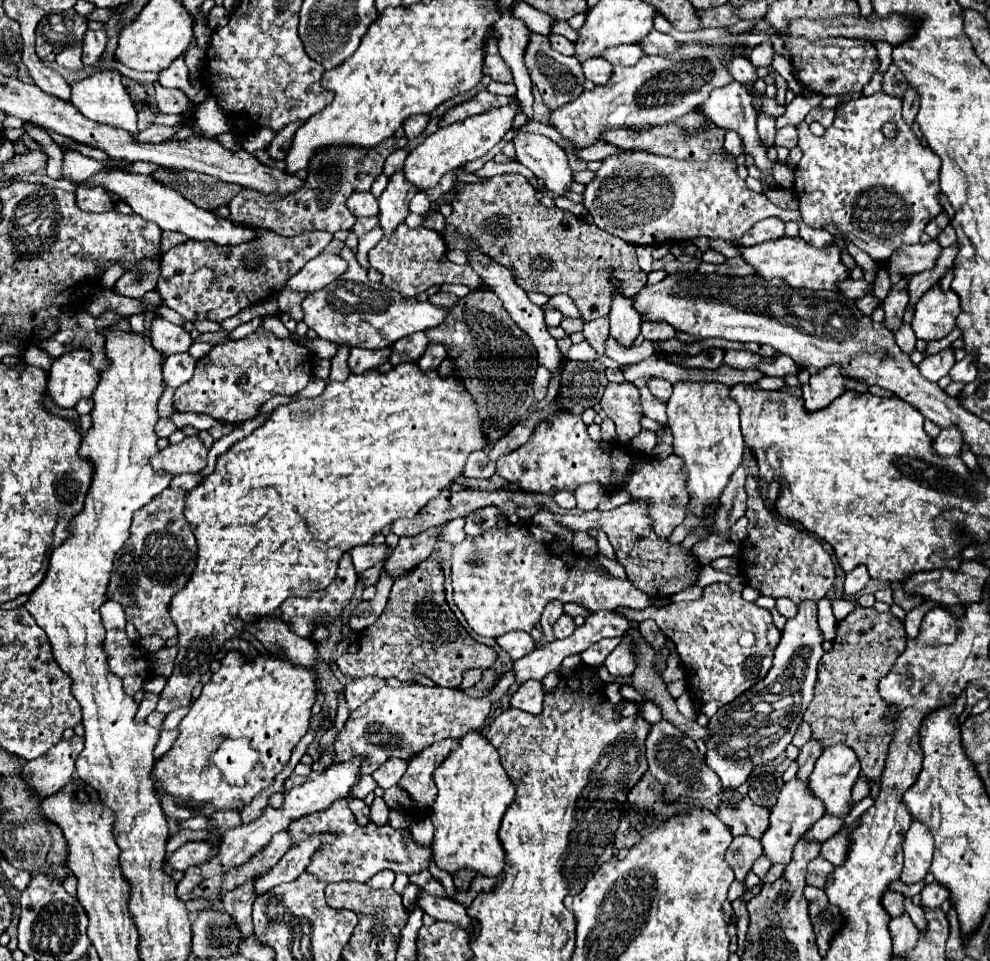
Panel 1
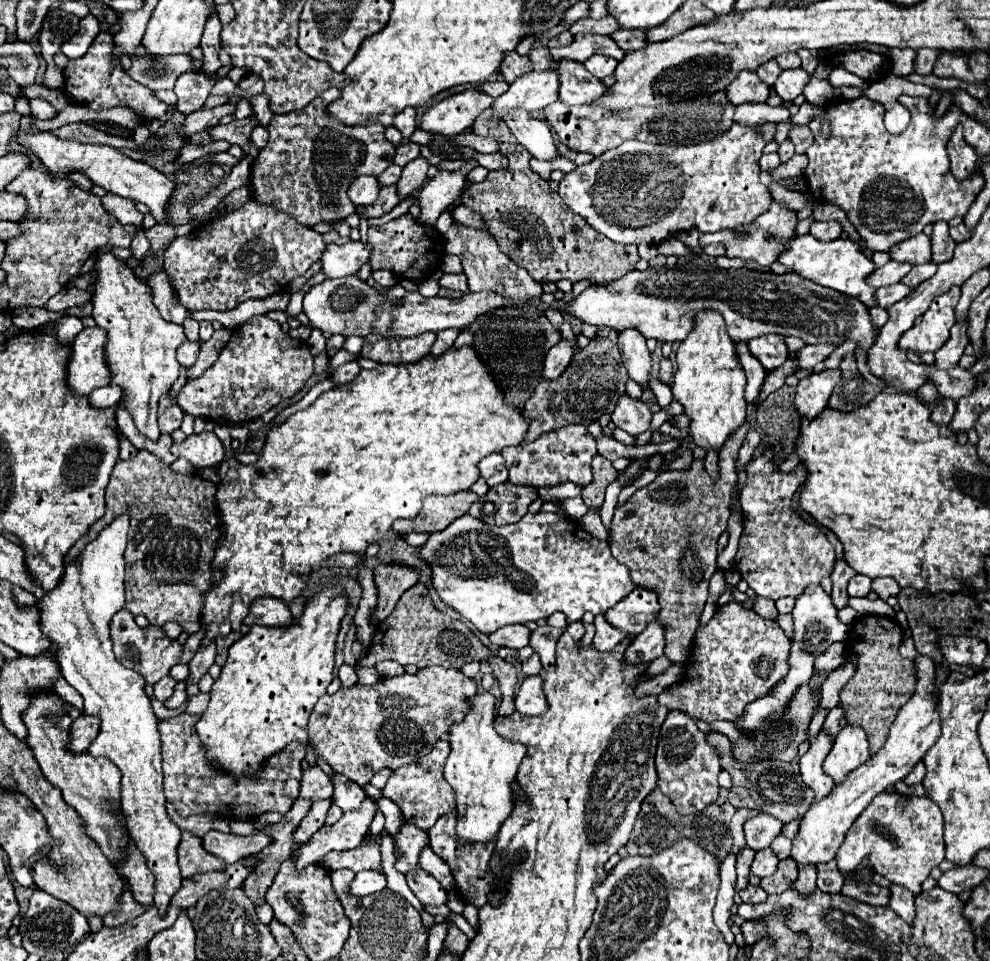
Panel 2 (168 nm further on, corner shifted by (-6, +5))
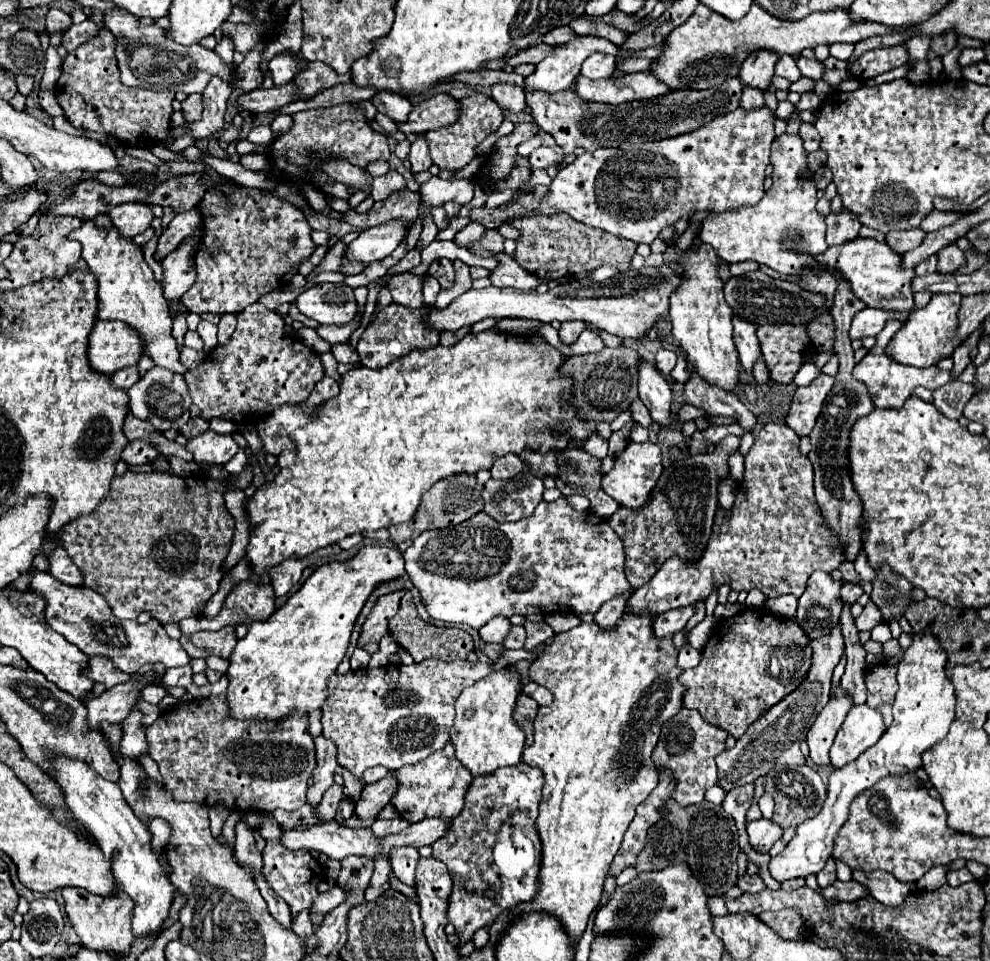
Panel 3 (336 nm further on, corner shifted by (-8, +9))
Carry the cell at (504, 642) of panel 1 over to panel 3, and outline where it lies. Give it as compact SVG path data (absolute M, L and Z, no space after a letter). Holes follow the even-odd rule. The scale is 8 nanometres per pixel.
M495 616L483 628L479 628L479 636L483 642L501 642L505 638L505 634L509 632L509 628L511 628L509 618Z

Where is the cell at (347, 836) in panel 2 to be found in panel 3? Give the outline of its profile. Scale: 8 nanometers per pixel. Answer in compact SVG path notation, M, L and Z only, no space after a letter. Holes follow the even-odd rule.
M389 772L383 780L365 784L363 794L355 806L355 816L357 818L375 818L379 810L391 802L391 796L395 796L395 776Z

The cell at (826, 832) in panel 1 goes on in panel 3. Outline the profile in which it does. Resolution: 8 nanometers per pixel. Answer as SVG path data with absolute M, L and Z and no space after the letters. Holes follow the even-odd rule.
M915 632L911 646L905 650L903 660L897 666L899 690L893 702L893 724L875 746L859 756L859 760L835 770L829 776L827 800L821 812L805 820L785 850L769 862L769 874L777 882L817 874L833 852L833 840L849 816L849 804L853 798L871 788L883 776L915 772L921 766L921 754L947 736L955 718L955 690L945 674L945 664L947 654L939 648L939 640L935 640L929 632Z

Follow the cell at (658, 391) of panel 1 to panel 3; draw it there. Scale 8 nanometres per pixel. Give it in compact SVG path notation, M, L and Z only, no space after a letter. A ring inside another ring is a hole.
M659 350L657 352L657 368L663 376L669 376L669 372L675 368L675 362L677 362L675 352L671 352L671 350Z

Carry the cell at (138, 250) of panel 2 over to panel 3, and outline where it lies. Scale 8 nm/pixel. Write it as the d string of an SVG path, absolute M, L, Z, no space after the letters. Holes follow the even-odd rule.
M119 204L109 212L109 218L123 236L137 236L151 226L153 212L145 204Z

